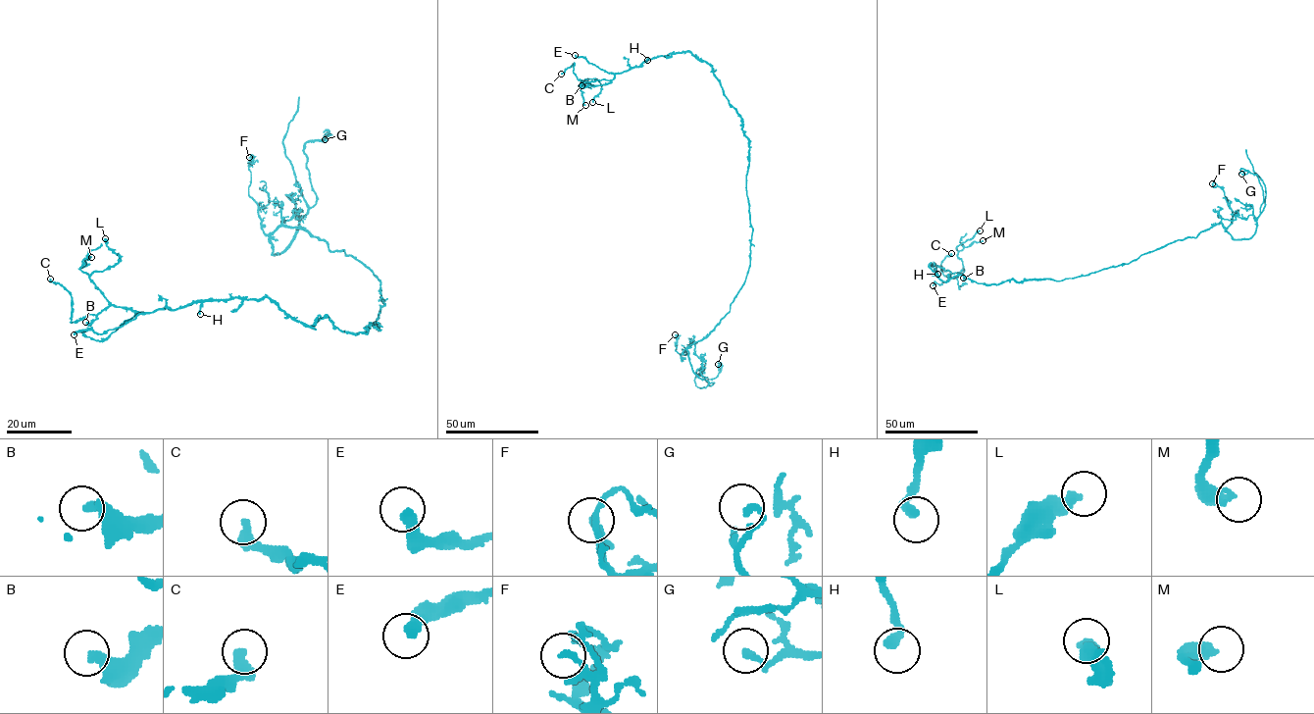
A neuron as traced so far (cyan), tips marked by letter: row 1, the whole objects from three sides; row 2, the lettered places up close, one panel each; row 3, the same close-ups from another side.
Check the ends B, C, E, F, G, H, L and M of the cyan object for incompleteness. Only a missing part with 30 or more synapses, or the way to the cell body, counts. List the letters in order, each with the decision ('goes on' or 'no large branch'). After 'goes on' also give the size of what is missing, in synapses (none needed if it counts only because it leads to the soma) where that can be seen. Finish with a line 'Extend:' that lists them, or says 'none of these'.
B: no large branch
C: no large branch
E: no large branch
F: no large branch
G: no large branch
H: no large branch
L: no large branch
M: no large branch
Extend: none of these

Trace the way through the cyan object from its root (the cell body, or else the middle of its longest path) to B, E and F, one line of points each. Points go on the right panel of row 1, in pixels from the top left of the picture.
B: (1063, 280), (1008, 280), (985, 284), (957, 275), (943, 281), (929, 265), (952, 273), (963, 269), (963, 278)
E: (1063, 280), (1008, 280), (985, 284), (957, 275), (943, 281), (930, 264), (951, 273), (940, 284), (933, 285)
F: (1063, 280), (1128, 264), (1176, 240), (1196, 237), (1213, 225), (1226, 228), (1232, 210), (1223, 189), (1212, 183)

